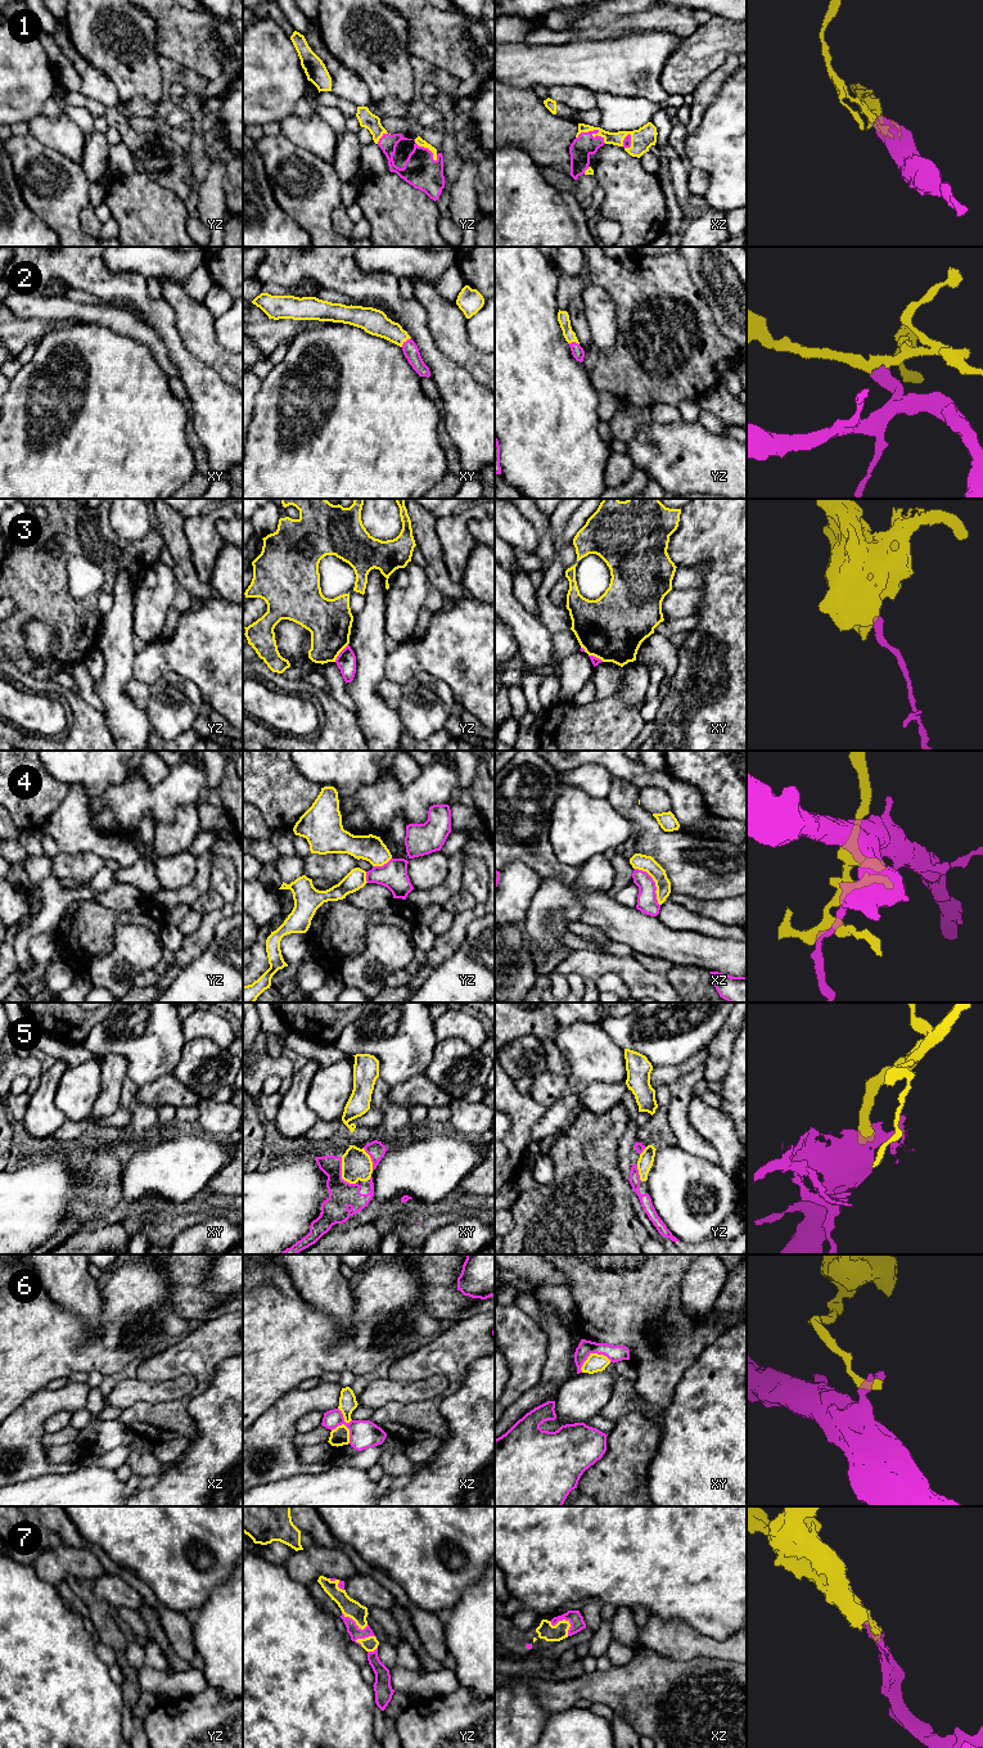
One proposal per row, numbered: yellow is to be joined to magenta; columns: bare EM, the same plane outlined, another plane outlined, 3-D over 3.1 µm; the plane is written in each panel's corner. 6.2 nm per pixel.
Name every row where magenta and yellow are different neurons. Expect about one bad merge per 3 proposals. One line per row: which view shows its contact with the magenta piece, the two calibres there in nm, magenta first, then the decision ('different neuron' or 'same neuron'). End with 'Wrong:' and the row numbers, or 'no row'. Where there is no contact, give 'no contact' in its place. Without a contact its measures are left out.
1: meets magenta in xz; 140 nm thick on the magenta side, 80 nm on the other; same neuron
2: meets magenta in xy; 100 nm thick on the magenta side, 160 nm on the other; same neuron
3: meets magenta in yz; 120 nm thick on the magenta side, 280 nm on the other; different neuron
4: meets magenta in xz; 130 nm thick on the magenta side, 100 nm on the other; different neuron
5: meets magenta in xy; 170 nm thick on the magenta side, 190 nm on the other; same neuron
6: meets magenta in xz; 180 nm thick on the magenta side, 120 nm on the other; different neuron
7: meets magenta in xz; 90 nm thick on the magenta side, 100 nm on the other; same neuron
Wrong: 3, 4, 6

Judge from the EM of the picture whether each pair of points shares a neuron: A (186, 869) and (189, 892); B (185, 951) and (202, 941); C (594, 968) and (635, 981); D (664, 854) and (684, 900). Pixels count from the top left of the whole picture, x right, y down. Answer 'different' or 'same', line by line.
A: different
B: same
C: same
D: different

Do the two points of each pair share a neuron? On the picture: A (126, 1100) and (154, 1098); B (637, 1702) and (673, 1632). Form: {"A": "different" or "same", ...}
{"A": "different", "B": "different"}

